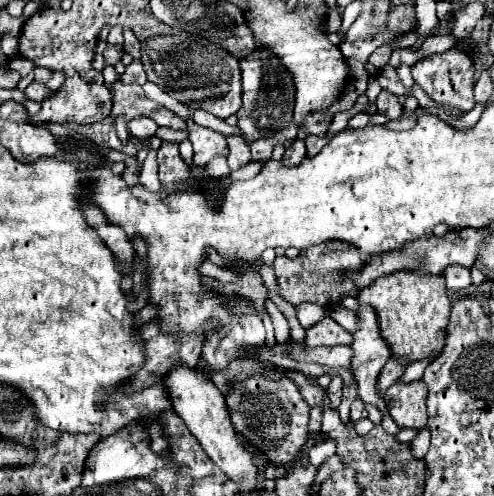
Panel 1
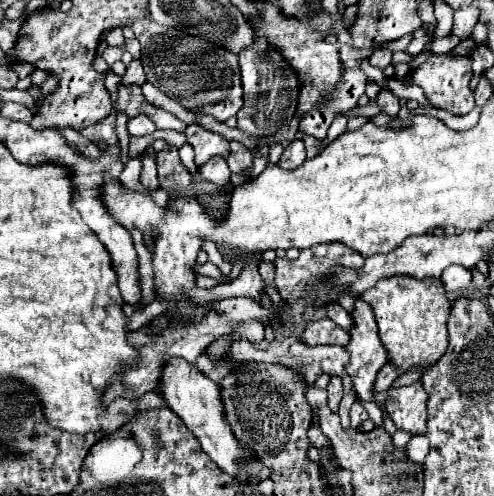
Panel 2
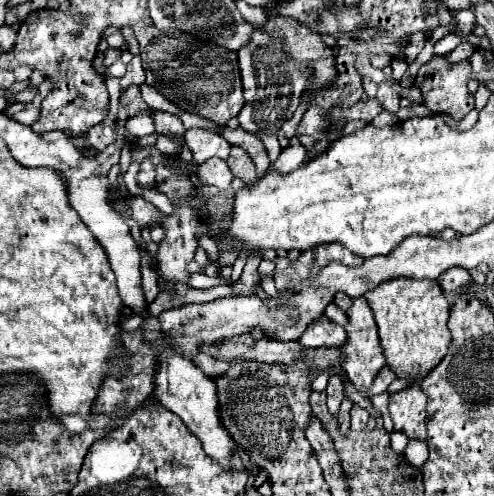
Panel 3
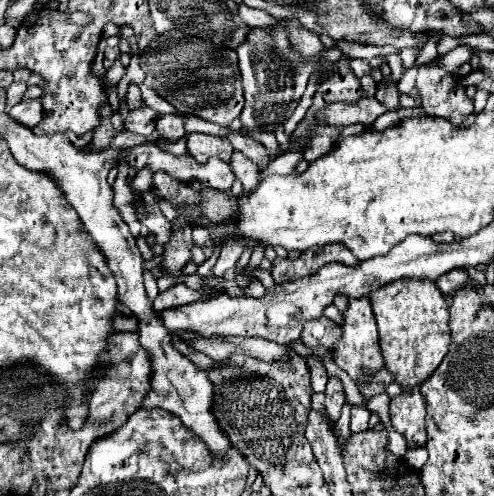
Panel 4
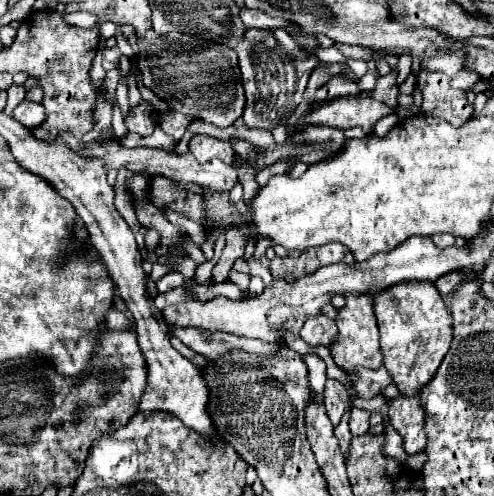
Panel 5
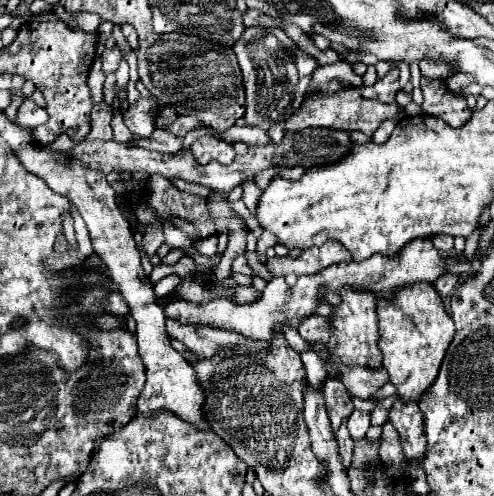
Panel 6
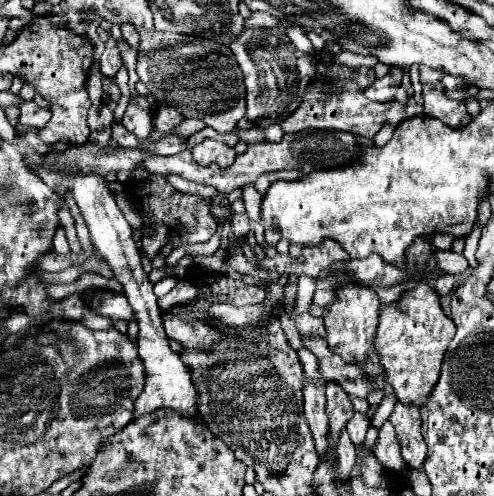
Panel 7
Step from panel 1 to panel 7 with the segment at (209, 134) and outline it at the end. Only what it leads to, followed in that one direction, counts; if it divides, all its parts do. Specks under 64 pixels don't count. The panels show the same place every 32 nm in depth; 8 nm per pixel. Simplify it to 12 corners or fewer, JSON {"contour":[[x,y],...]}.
{"contour":[[206,138],[192,148],[200,166],[228,168],[236,152],[224,142]]}

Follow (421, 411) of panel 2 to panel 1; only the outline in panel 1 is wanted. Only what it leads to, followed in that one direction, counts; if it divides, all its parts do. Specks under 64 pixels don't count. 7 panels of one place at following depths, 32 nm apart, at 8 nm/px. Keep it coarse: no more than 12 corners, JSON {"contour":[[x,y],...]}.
{"contour":[[392,384],[386,408],[398,428],[426,426],[426,384]]}

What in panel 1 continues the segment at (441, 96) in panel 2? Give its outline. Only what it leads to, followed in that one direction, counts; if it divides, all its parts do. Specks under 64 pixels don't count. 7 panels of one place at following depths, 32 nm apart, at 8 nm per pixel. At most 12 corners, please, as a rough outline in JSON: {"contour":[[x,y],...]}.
{"contour":[[452,48],[412,66],[438,104],[474,108],[474,68]]}

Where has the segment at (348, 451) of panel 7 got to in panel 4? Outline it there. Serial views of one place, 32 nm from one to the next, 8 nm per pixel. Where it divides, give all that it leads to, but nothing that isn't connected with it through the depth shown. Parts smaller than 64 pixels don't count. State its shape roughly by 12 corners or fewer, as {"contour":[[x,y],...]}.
{"contour":[[350,404],[344,406],[334,434],[340,442],[350,436]]}

